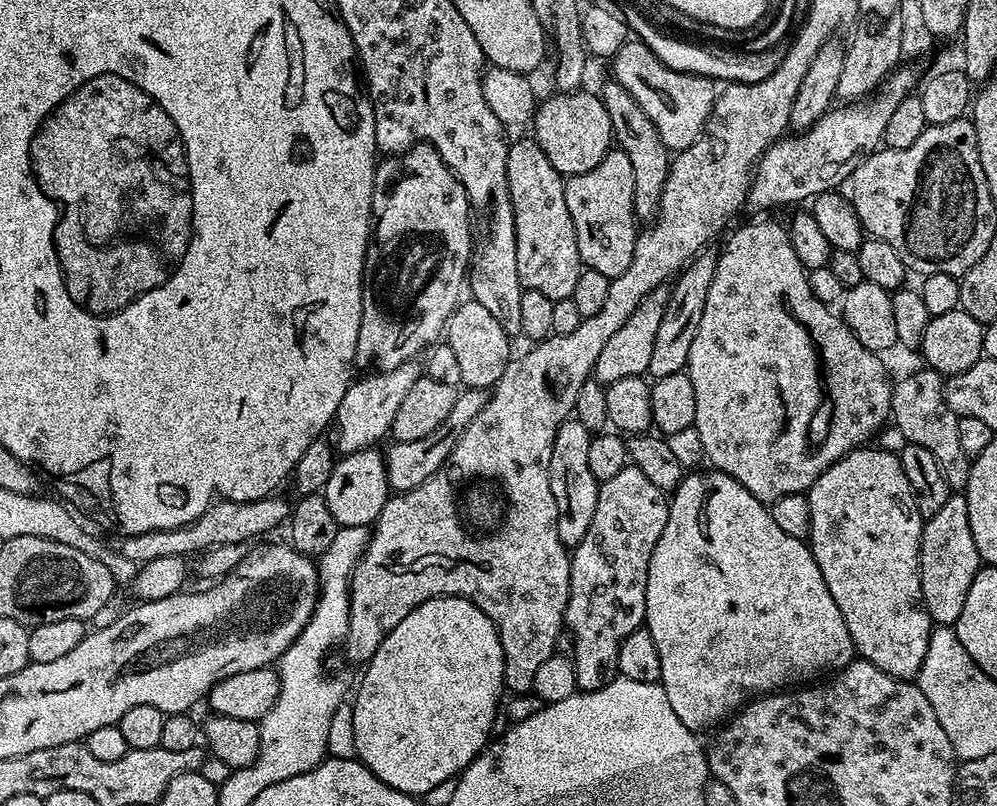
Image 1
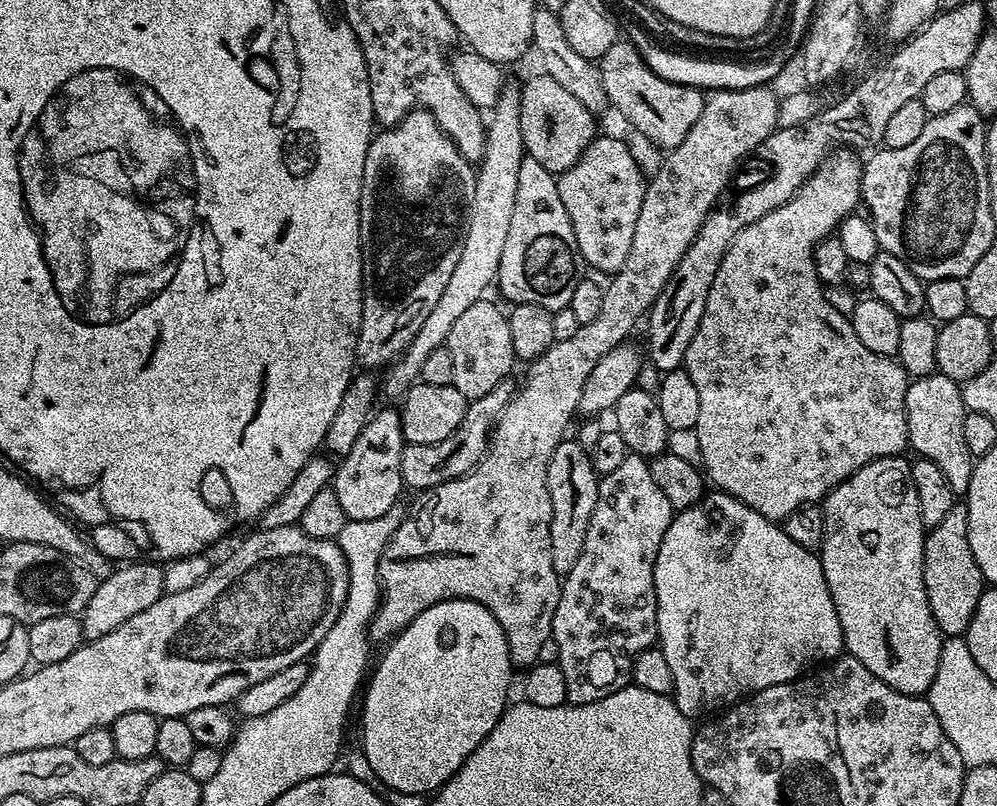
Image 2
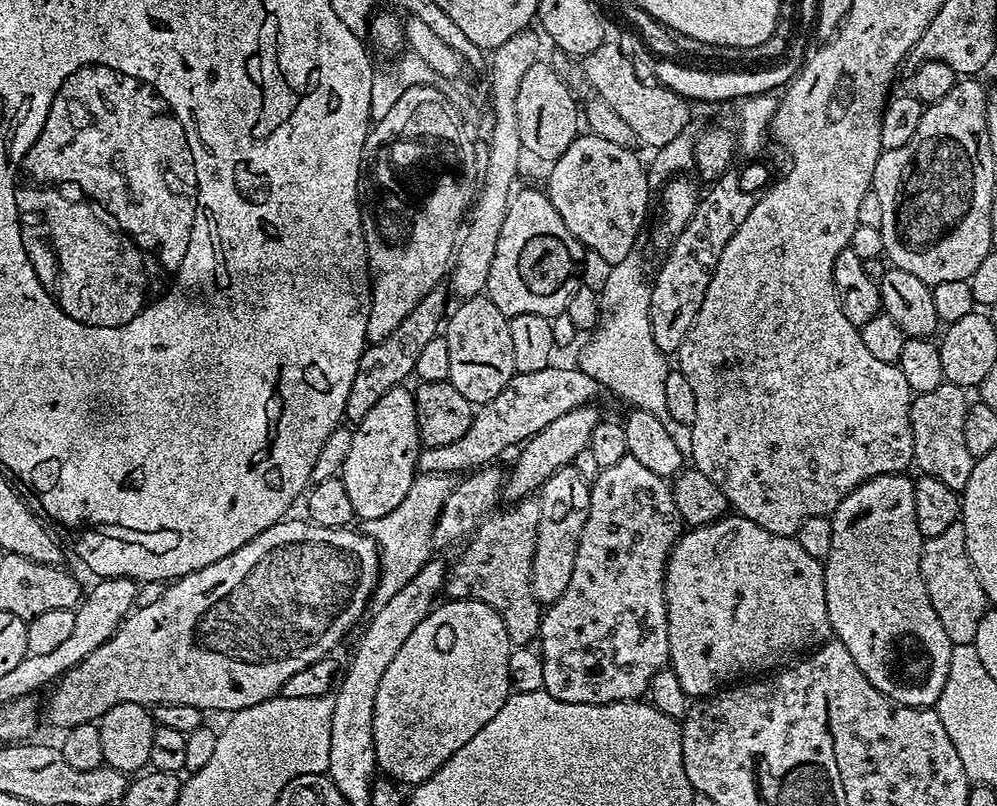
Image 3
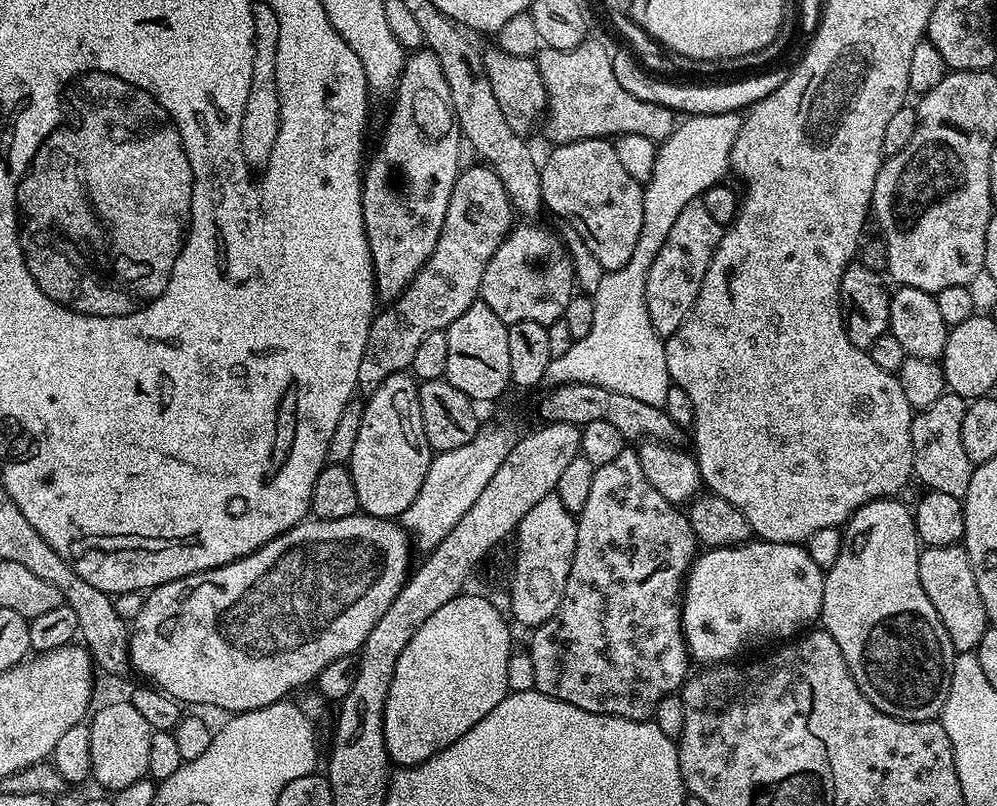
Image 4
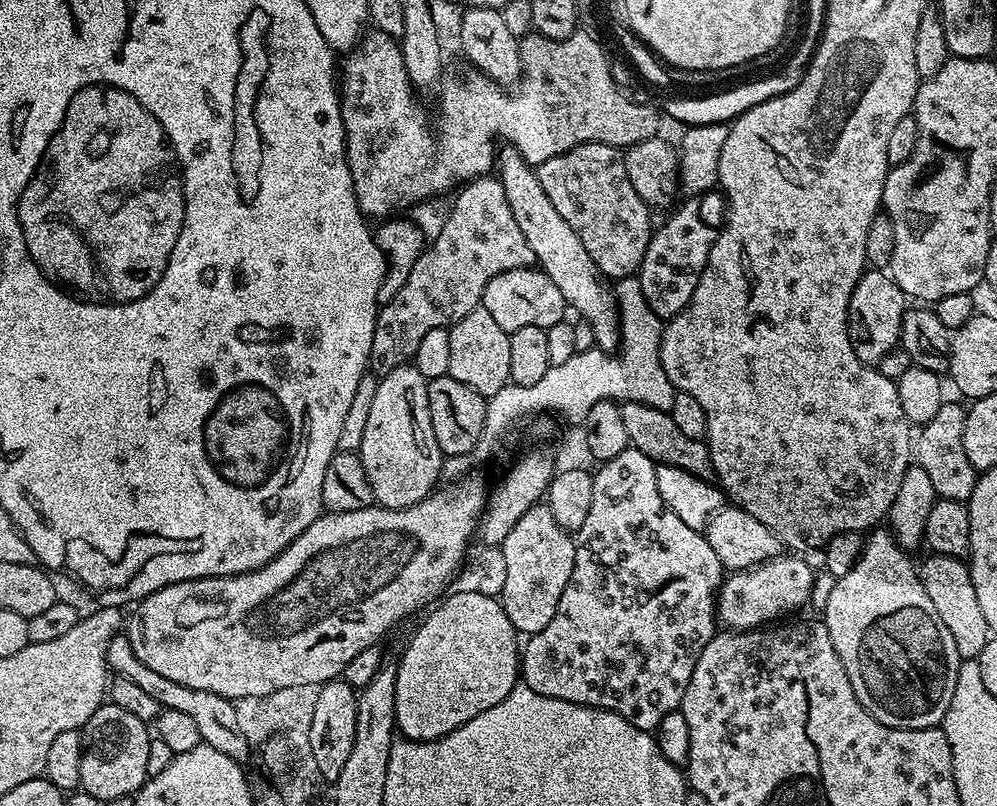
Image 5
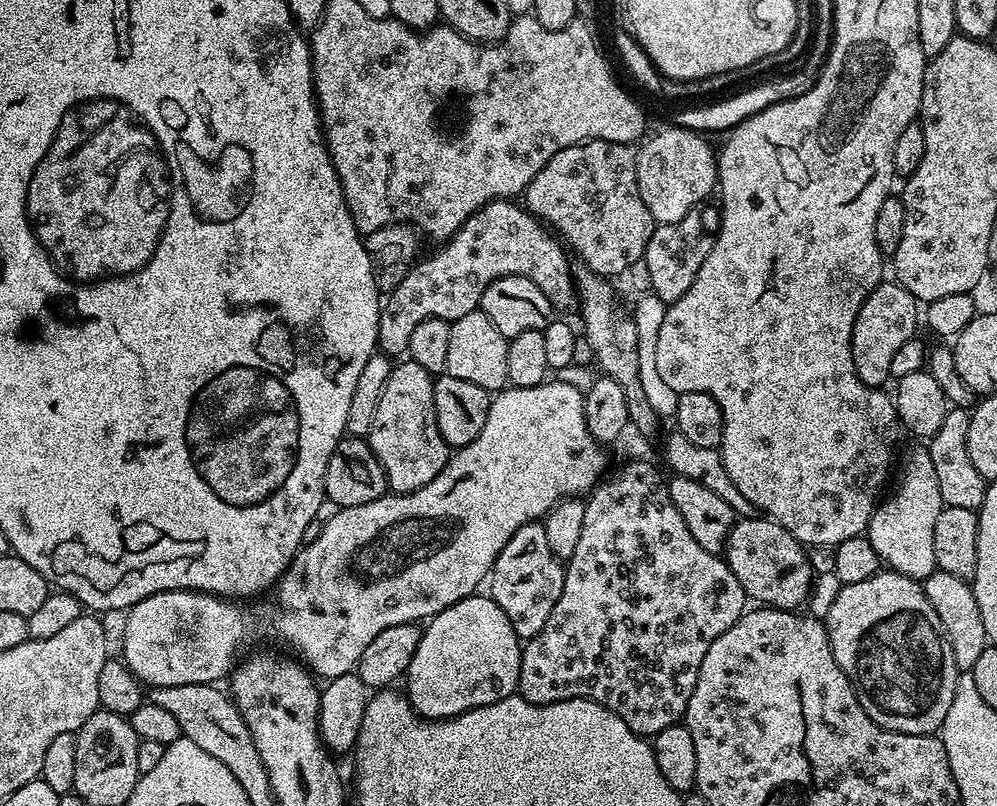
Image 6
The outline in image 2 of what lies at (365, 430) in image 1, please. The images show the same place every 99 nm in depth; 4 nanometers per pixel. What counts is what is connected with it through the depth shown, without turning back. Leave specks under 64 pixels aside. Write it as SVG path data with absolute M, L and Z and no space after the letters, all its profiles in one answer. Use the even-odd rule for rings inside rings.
M503 91L494 108L491 109L485 132L487 134L486 146L484 147L483 158L478 162L475 180L475 190L473 201L471 202L471 212L468 215L468 224L466 232L466 241L463 242L462 256L458 258L458 263L454 266L454 273L450 274L450 279L446 282L446 288L442 290L442 295L438 300L438 304L434 306L429 317L422 324L415 338L412 339L408 347L402 352L399 358L387 369L387 376L382 380L382 392L390 397L401 399L405 392L410 389L413 384L417 383L422 370L424 359L431 351L436 350L445 345L449 332L454 321L474 302L483 299L488 288L495 283L498 266L501 265L502 251L506 244L507 231L510 230L511 215L514 214L515 195L518 188L518 173L521 170L521 162L525 158L524 143L522 142L521 130L521 104L519 93Z

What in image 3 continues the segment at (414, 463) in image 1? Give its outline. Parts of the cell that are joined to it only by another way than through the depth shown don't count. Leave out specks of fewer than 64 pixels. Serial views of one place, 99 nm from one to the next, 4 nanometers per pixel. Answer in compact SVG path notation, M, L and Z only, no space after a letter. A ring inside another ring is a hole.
M556 367L534 370L534 374L517 372L510 378L506 390L498 394L498 398L490 398L490 402L475 409L470 430L466 430L466 434L462 434L458 442L450 442L450 446L424 448L421 451L419 471L452 476L457 474L456 472L468 474L473 470L479 470L496 462L503 454L504 448L515 449L523 445L531 436L550 426L550 422L562 418L562 414L592 404L602 395L600 383L590 378L590 374L583 372L580 367Z

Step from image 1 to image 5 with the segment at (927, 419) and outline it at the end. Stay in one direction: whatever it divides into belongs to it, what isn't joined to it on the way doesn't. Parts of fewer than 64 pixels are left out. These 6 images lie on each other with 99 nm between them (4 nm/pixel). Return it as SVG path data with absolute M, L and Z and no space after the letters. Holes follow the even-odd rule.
M944 403L938 414L915 433L914 460L918 467L926 470L939 499L967 502L974 494L978 473L974 466L970 466L970 458L966 458L966 450L962 447L962 430L966 426L968 410L963 403L960 404Z

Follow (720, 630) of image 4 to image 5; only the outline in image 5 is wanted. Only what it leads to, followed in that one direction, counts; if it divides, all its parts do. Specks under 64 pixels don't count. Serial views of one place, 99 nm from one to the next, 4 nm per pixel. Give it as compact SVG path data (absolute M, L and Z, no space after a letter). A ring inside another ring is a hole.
M781 554L752 568L732 572L720 585L719 623L728 630L751 630L771 625L787 617L787 612L798 611L812 596L812 568L796 556L799 555Z

